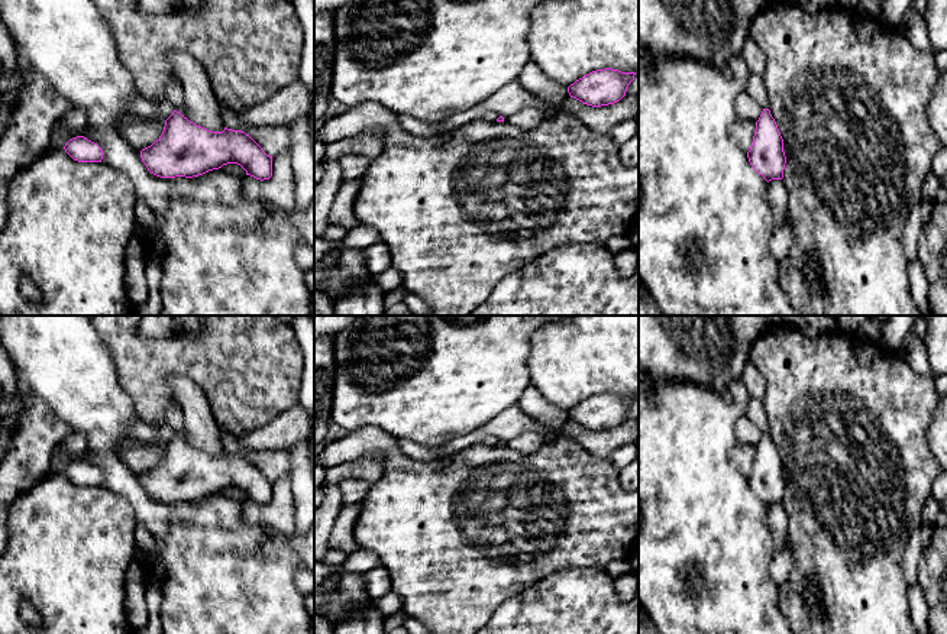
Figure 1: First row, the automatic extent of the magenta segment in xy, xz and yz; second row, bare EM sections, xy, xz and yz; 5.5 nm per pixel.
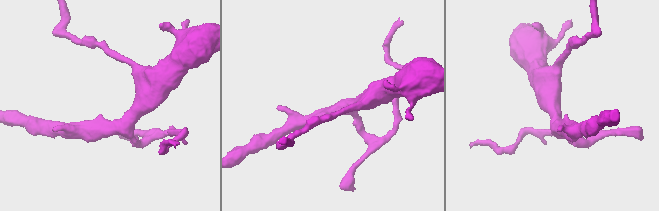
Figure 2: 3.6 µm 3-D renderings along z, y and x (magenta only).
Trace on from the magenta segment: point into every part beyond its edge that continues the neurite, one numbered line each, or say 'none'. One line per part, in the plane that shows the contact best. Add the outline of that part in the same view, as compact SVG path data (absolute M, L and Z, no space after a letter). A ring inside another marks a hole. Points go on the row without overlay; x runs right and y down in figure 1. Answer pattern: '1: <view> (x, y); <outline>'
1: yz (755, 411); M749 398L746 415L762 430L762 433L769 433L763 401Z

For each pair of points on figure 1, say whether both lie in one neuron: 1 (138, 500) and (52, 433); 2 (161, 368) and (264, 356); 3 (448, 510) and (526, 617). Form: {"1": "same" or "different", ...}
{"1": "different", "2": "same", "3": "different"}

